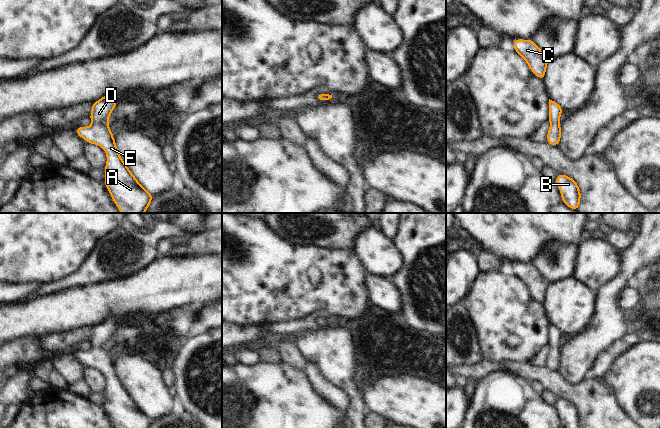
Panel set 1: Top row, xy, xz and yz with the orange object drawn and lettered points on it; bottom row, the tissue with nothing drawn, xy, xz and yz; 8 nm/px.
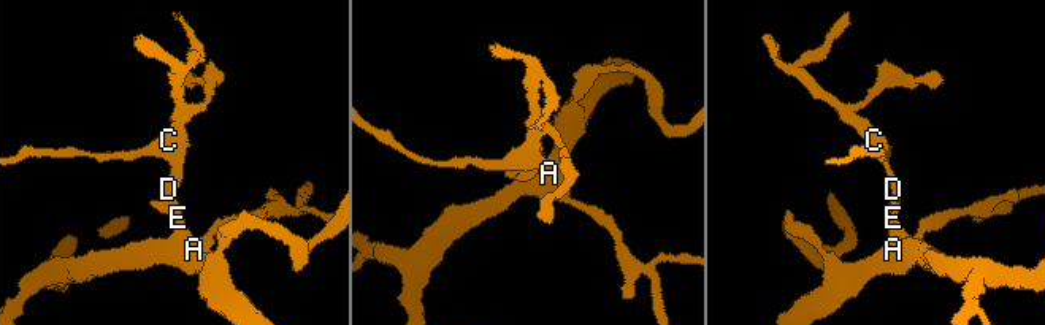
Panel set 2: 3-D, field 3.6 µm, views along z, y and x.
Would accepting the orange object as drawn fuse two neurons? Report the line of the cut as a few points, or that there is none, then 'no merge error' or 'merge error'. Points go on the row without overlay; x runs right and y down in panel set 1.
no cut; no merge error

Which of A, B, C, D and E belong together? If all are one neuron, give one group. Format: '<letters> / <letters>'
A B C D E

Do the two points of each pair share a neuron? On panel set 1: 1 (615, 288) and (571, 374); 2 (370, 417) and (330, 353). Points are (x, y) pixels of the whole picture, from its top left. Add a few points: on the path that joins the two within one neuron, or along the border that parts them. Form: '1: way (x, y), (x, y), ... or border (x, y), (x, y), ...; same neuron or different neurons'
1: way (607, 309), (607, 325), (579, 353); same neuron
2: border (367, 411), (364, 417); different neurons

